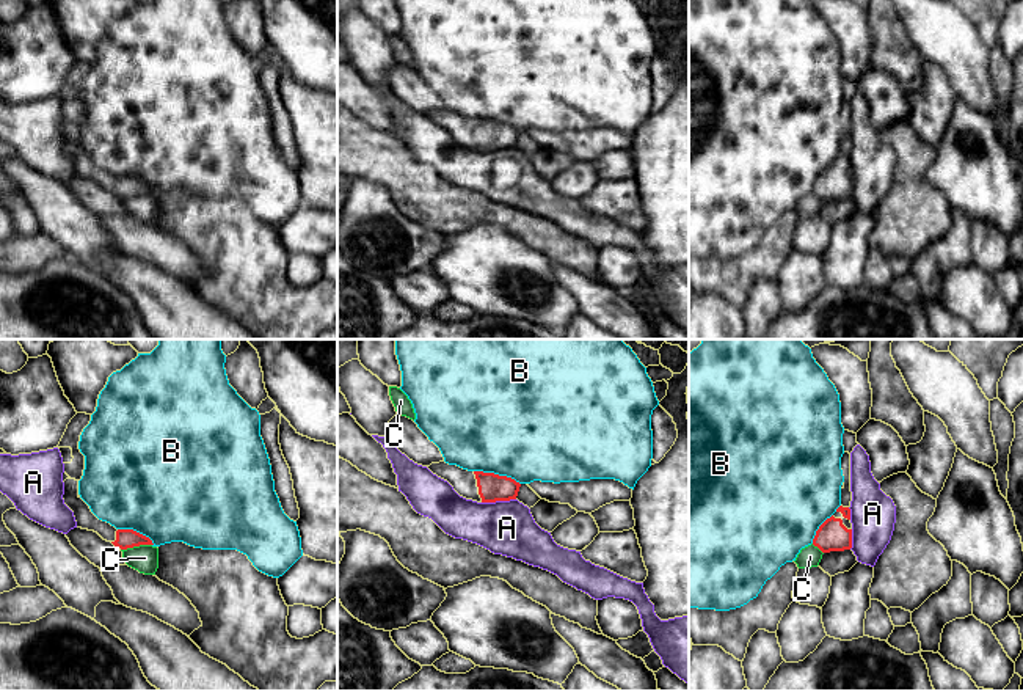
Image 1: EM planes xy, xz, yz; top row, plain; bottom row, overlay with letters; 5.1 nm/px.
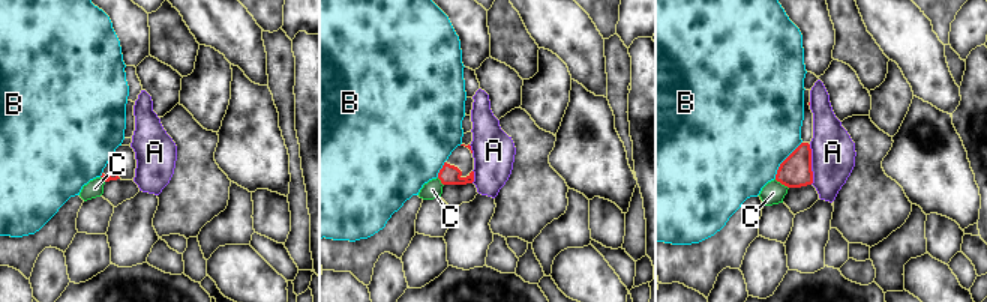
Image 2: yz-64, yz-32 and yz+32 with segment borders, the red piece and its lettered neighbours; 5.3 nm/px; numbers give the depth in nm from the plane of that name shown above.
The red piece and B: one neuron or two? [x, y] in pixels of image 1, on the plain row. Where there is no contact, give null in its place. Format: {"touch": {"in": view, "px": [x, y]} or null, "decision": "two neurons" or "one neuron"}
{"touch": {"in": "xz", "px": [498, 123]}, "decision": "two neurons"}

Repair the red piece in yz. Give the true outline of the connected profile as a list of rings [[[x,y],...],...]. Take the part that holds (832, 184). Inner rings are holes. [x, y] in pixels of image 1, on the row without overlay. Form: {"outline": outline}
{"outline": [[[839,154],[836,160],[819,174],[813,187],[813,193],[817,195],[822,201],[850,198],[850,157]]]}

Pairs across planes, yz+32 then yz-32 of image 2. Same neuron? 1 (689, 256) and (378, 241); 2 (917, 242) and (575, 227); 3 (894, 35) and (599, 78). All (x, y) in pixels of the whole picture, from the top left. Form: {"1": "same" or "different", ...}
{"1": "same", "2": "same", "3": "same"}

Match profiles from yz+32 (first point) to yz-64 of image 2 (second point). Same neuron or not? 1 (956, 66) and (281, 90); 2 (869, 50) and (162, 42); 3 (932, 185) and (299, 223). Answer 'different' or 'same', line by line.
1: same
2: same
3: different

